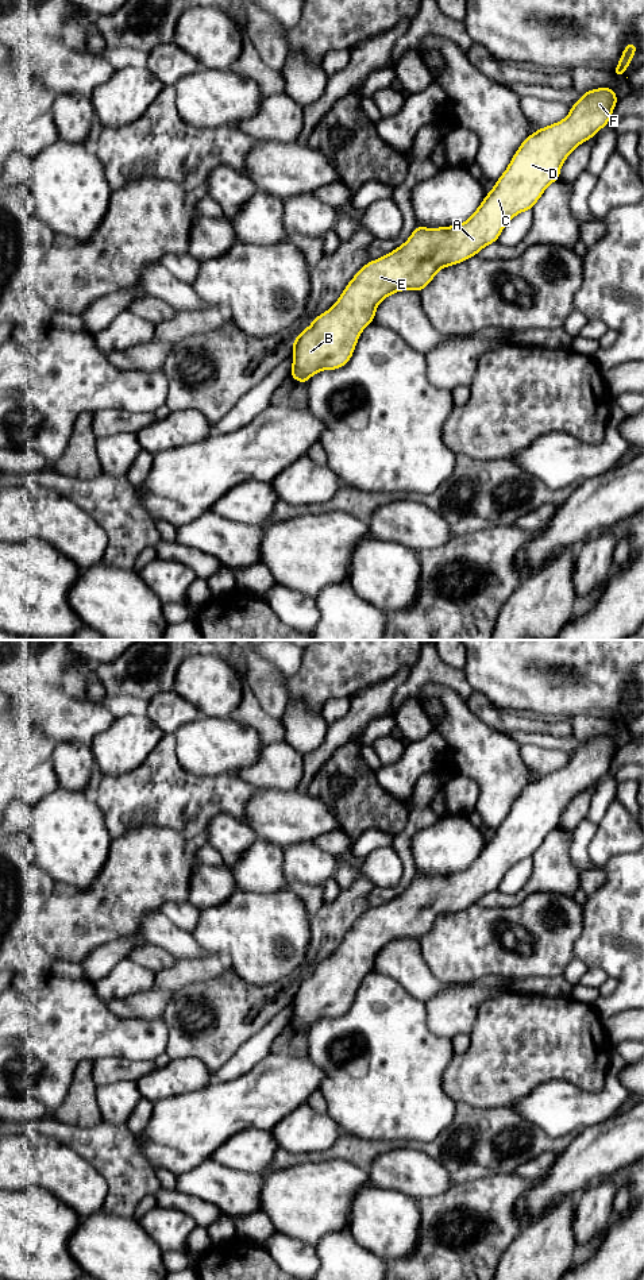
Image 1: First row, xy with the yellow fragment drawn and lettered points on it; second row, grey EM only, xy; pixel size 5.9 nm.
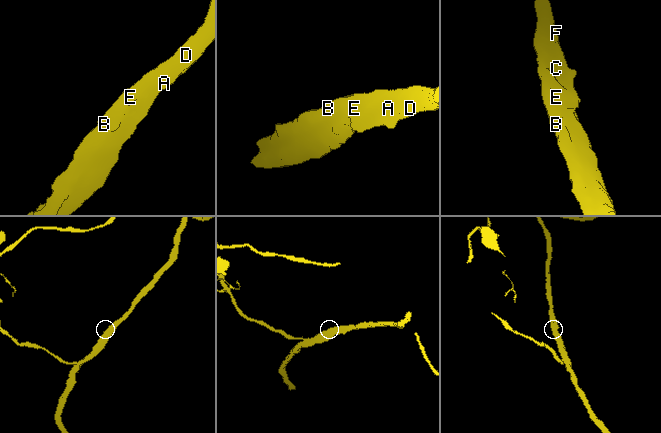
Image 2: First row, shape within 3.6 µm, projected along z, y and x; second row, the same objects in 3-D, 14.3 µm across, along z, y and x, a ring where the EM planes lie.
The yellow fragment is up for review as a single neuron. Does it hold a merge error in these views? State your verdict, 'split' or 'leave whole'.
leave whole

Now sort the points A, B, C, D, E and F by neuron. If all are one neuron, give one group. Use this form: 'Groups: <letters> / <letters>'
Groups: A B C D E F

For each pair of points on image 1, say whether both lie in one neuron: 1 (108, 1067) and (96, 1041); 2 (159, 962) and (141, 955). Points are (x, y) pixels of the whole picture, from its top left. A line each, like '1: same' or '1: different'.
1: different
2: same

